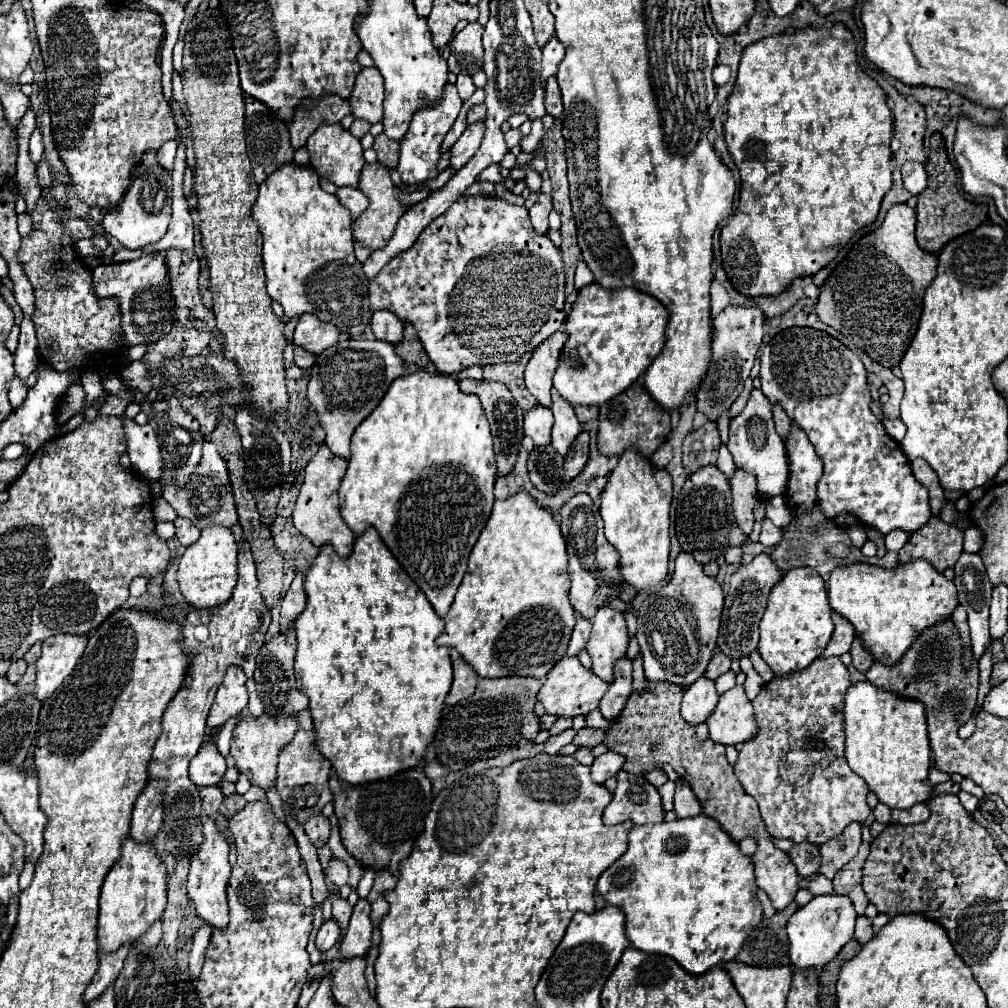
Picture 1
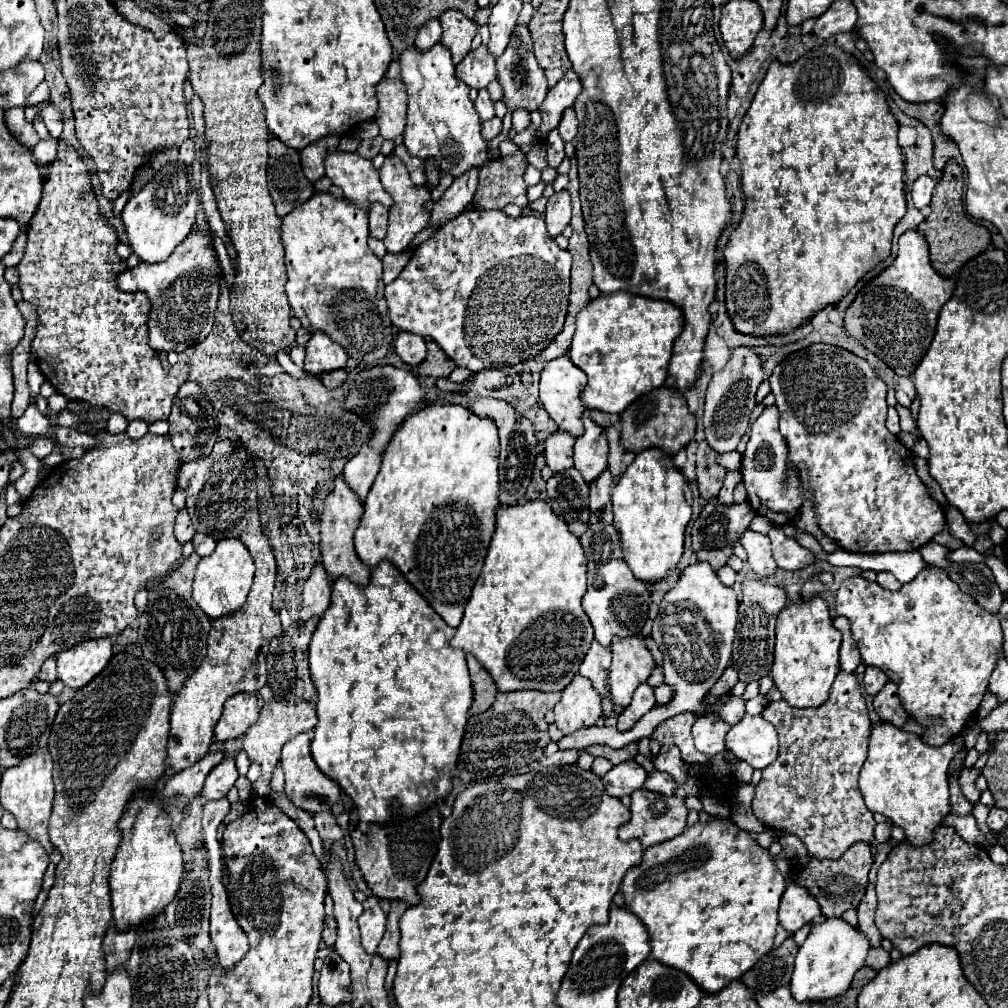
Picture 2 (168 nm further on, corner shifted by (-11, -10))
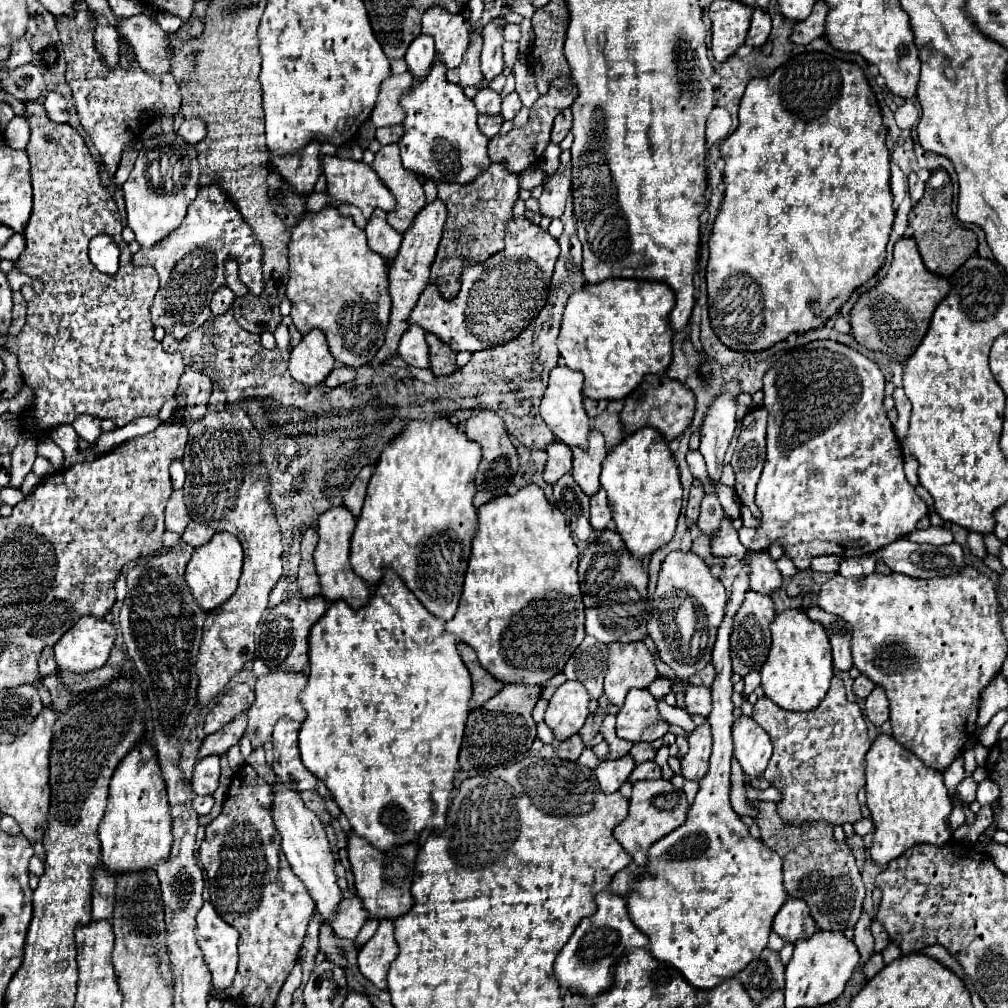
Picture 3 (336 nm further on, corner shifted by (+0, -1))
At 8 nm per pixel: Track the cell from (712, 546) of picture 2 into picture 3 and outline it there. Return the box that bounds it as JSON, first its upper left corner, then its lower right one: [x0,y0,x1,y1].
[689,527,719,565]

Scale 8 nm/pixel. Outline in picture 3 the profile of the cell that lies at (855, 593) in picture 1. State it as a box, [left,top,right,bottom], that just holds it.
[817,567,1007,773]

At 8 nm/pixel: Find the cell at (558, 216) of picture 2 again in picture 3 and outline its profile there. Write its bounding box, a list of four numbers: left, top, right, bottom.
[539,173,571,217]

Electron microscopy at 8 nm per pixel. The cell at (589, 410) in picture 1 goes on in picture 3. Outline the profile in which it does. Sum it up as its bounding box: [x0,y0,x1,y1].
[585,397,607,419]

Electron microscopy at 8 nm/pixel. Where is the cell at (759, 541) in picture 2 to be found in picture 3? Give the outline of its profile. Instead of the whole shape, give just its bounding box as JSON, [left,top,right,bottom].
[749,551,783,595]

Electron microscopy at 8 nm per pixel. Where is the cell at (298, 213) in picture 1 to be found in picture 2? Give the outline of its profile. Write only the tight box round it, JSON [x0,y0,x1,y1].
[280,192,394,366]

